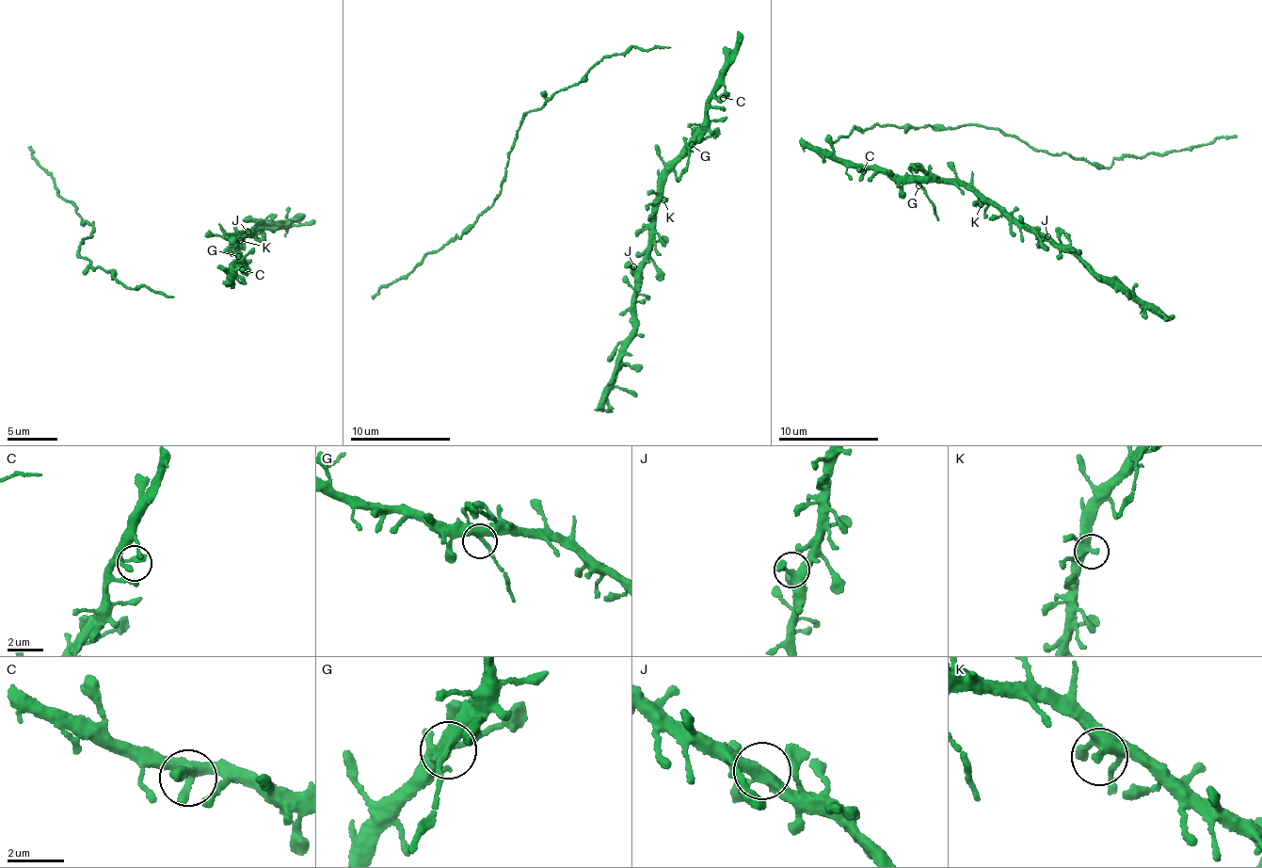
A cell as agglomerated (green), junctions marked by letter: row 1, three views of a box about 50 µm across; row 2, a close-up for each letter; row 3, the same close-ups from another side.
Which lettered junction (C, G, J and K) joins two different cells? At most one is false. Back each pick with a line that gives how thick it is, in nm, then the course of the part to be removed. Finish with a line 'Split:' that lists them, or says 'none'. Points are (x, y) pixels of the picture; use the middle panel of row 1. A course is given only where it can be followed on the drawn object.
Split: none

